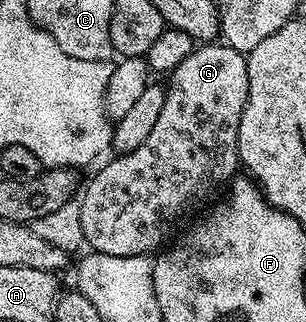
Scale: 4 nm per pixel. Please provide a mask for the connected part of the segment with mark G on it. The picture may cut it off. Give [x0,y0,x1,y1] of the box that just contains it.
[78,43,249,257]

